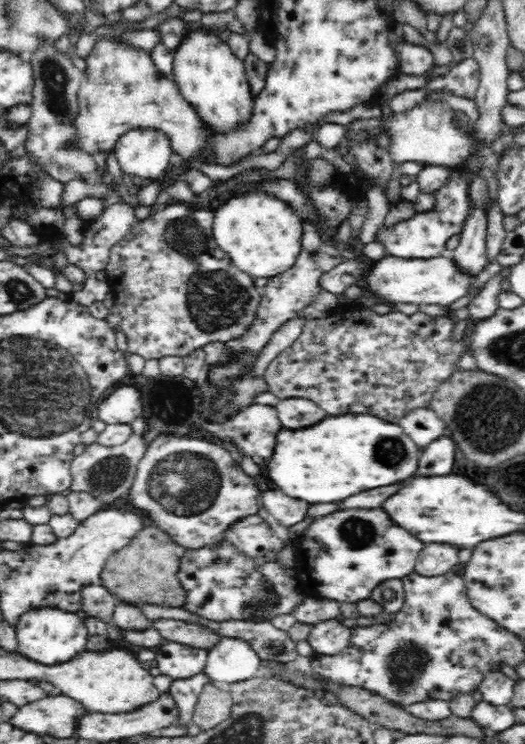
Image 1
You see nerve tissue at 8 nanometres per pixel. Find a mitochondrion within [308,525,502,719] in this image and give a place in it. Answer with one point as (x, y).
(403, 669)

